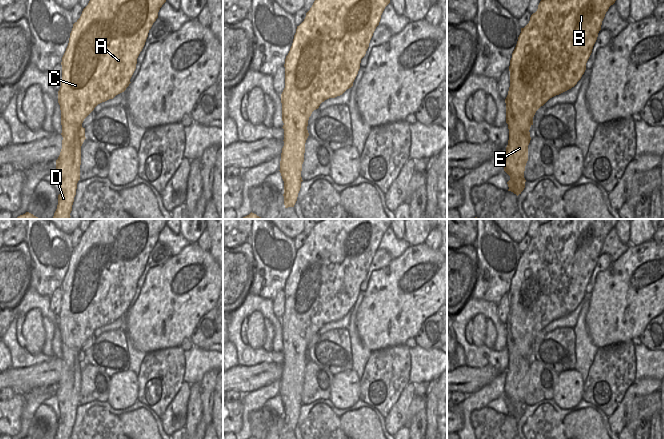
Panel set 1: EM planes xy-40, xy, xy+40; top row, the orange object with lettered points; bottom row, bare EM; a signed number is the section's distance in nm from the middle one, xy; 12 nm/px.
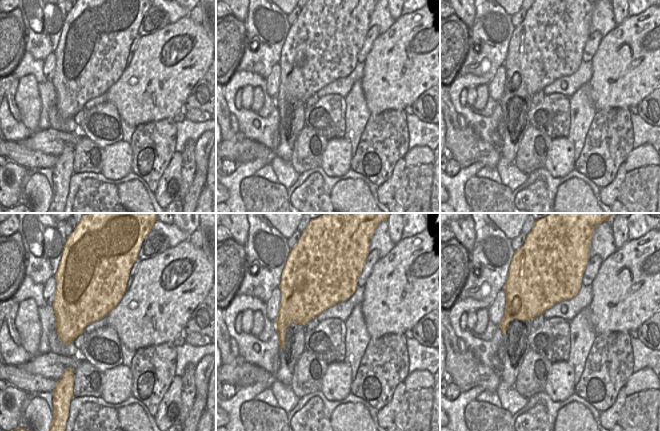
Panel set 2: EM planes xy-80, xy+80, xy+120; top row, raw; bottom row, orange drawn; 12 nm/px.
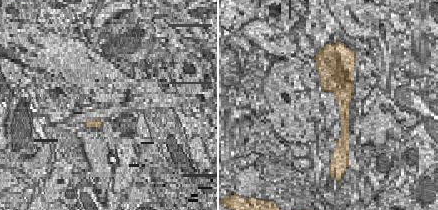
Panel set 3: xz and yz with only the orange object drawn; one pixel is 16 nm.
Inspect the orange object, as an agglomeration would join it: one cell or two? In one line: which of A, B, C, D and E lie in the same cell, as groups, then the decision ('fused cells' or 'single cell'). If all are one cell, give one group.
A B C D E | single cell

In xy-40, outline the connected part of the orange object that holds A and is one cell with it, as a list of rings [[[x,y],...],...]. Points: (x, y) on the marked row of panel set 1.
[[[90,0],[88,5],[83,9],[80,18],[73,24],[72,31],[70,33],[69,43],[66,51],[62,57],[62,79],[61,87],[58,91],[58,103],[61,110],[61,125],[62,125],[62,149],[58,159],[56,160],[56,173],[58,176],[58,183],[60,185],[60,194],[58,195],[58,205],[52,219],[69,219],[72,211],[72,205],[74,197],[76,195],[77,183],[80,180],[80,165],[81,165],[81,146],[86,139],[85,128],[82,127],[84,119],[94,110],[94,108],[109,99],[113,99],[116,95],[124,92],[129,86],[130,79],[136,69],[137,58],[142,51],[146,39],[148,37],[149,30],[153,23],[158,18],[158,12],[166,0]]]

